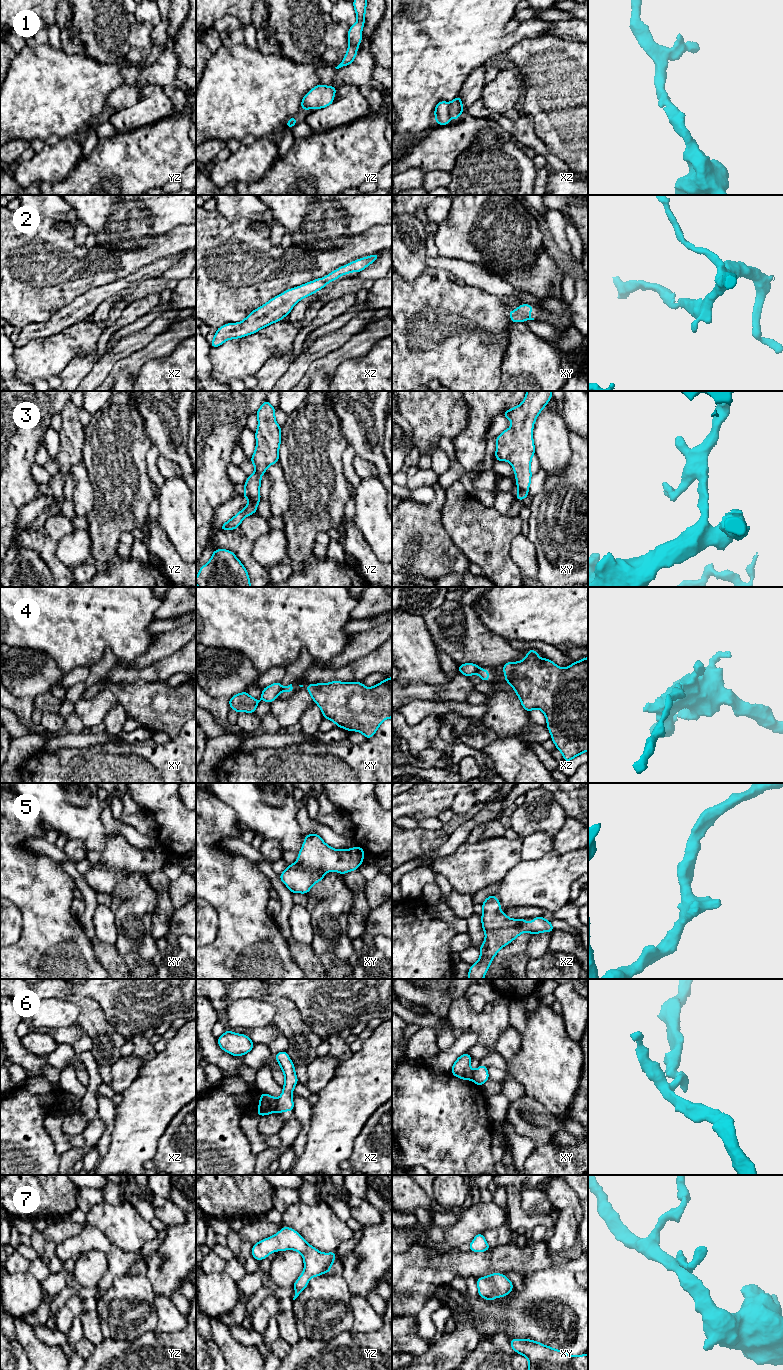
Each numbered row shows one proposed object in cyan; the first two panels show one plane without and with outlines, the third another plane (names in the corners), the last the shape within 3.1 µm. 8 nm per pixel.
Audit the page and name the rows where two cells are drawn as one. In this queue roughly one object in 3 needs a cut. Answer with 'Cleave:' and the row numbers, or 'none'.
Cleave: 4, 6

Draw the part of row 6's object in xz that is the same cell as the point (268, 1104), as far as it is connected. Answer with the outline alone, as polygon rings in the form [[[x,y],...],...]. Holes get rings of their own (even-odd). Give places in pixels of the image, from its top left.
[[[261,1092],[257,1114],[259,1116],[264,1116],[275,1112],[277,1112],[277,1099],[269,1094]]]

